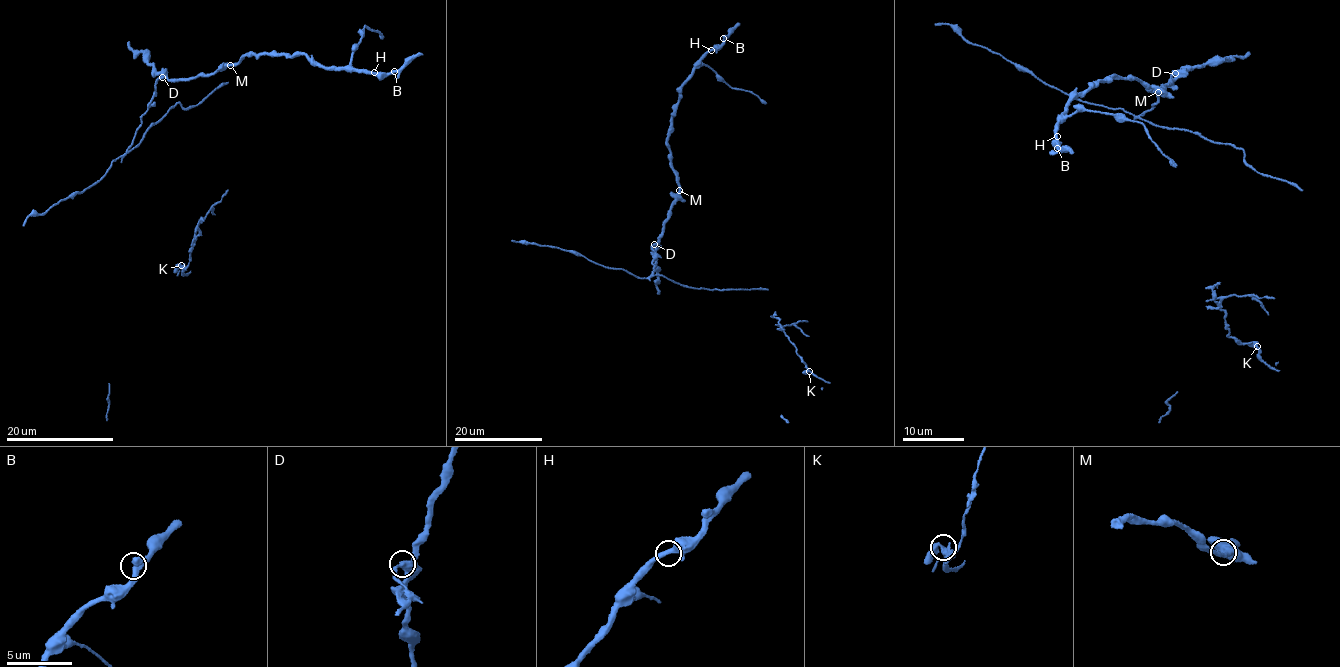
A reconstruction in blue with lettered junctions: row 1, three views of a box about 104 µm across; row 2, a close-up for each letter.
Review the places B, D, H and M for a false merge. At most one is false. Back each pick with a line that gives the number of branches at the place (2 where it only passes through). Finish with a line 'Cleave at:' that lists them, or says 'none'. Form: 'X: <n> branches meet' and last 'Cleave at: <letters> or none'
D: 3 branches meet
Cleave at: D

